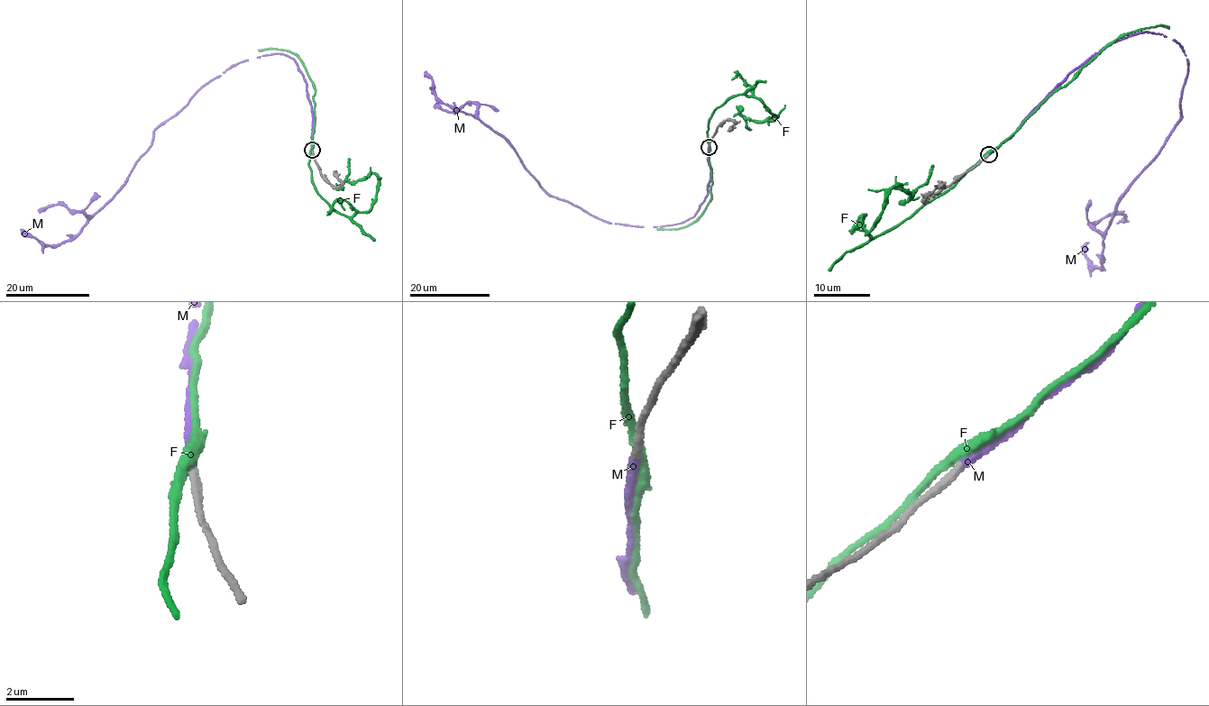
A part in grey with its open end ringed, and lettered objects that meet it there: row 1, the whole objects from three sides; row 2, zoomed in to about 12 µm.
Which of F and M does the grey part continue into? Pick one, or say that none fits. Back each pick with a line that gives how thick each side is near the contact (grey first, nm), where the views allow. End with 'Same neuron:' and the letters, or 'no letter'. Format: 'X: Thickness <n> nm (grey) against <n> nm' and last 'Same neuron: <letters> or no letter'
M: Thickness 260 nm (grey) against 280 nm
Same neuron: M

